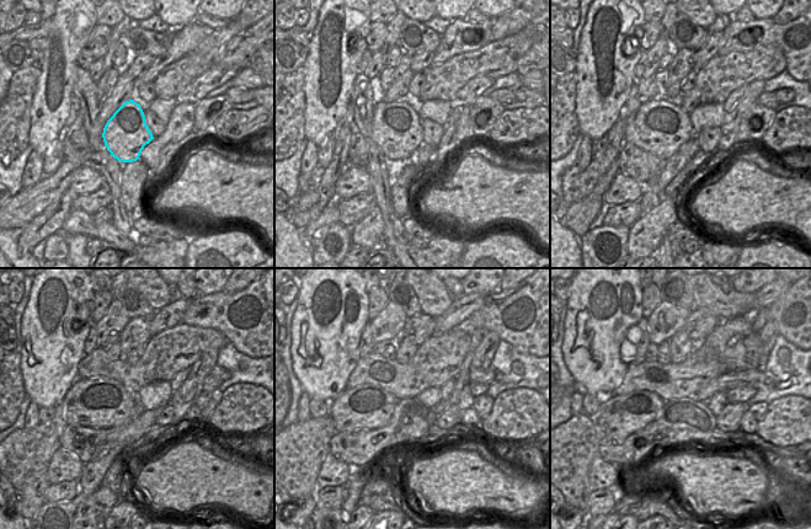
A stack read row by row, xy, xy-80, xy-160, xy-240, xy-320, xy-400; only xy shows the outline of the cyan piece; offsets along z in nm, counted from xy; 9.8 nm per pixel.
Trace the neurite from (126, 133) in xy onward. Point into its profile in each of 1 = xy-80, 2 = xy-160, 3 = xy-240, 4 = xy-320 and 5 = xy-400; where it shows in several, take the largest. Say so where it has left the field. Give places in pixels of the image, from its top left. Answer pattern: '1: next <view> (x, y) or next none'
1: next xy-80 (396, 129)
2: next xy-160 (660, 127)
3: next xy-240 (99, 402)
4: next xy-320 (367, 406)
5: next xy-400 (619, 416)

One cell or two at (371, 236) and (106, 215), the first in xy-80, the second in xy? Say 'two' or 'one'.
one

